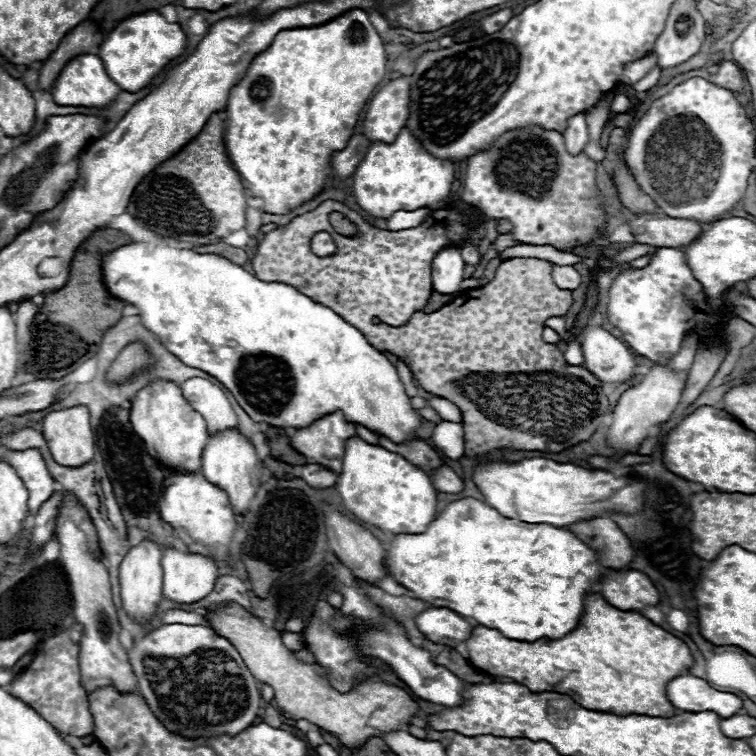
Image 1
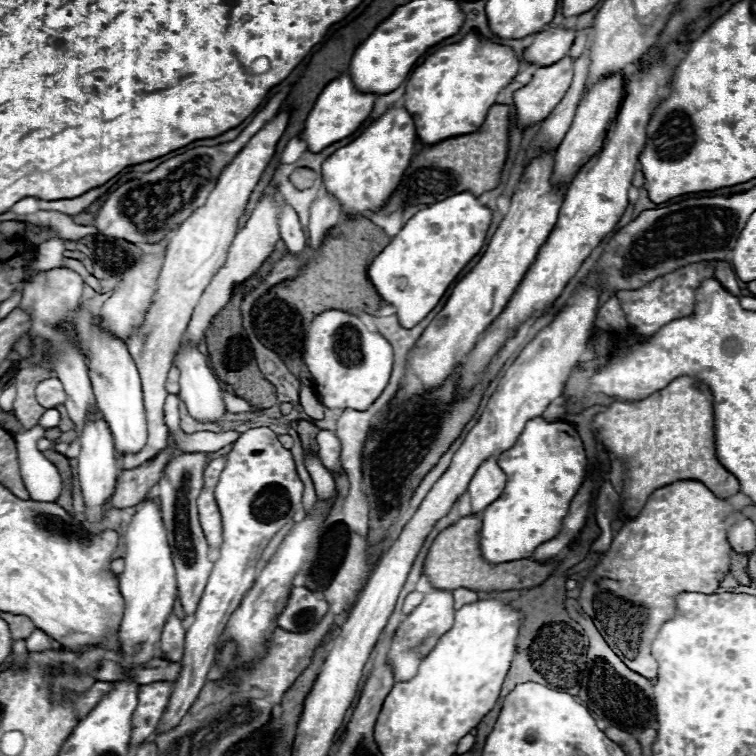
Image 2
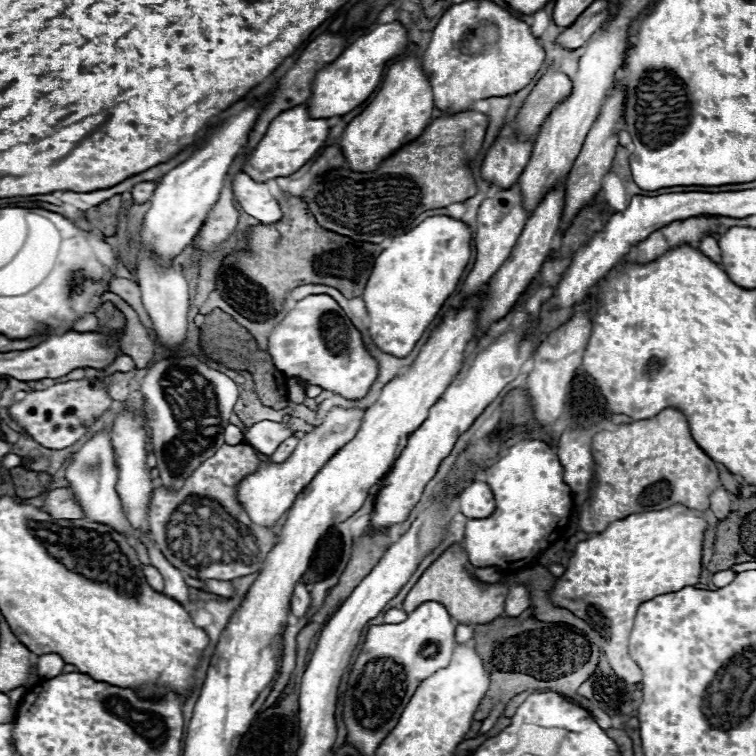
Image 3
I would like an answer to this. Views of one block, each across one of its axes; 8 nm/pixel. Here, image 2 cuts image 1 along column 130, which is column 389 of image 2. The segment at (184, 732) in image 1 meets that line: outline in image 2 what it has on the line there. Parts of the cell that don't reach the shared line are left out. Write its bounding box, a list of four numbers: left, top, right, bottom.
[386,590,456,682]

